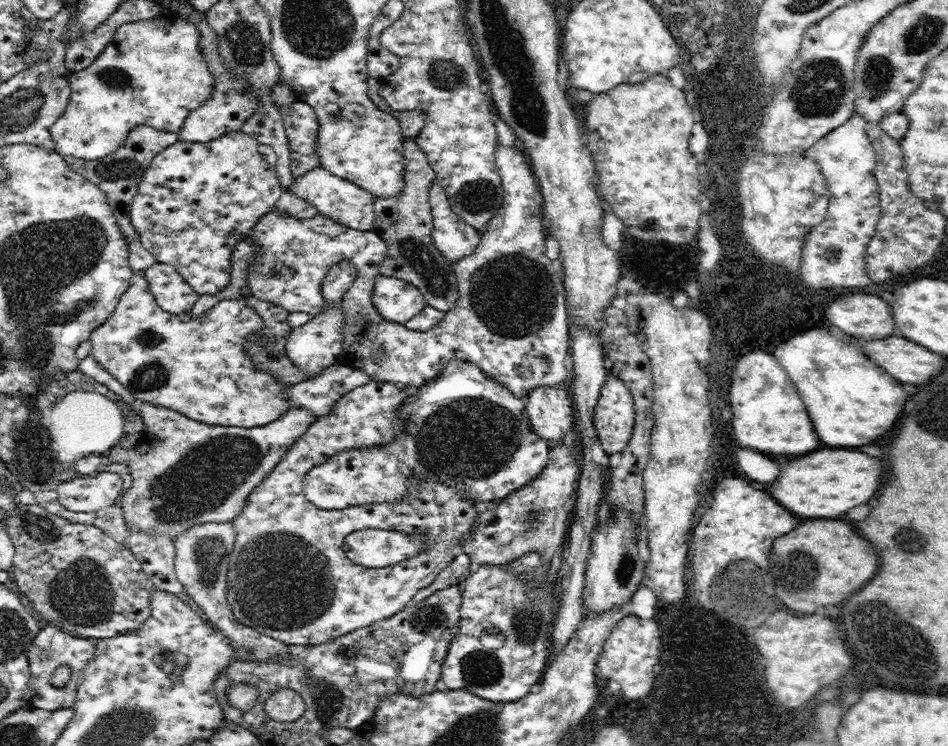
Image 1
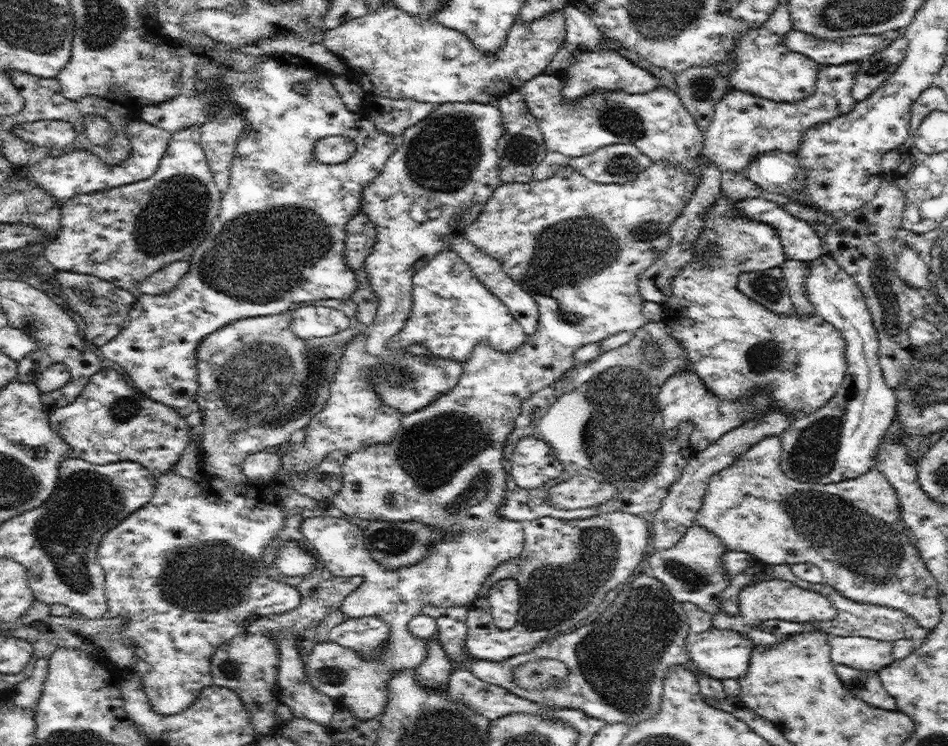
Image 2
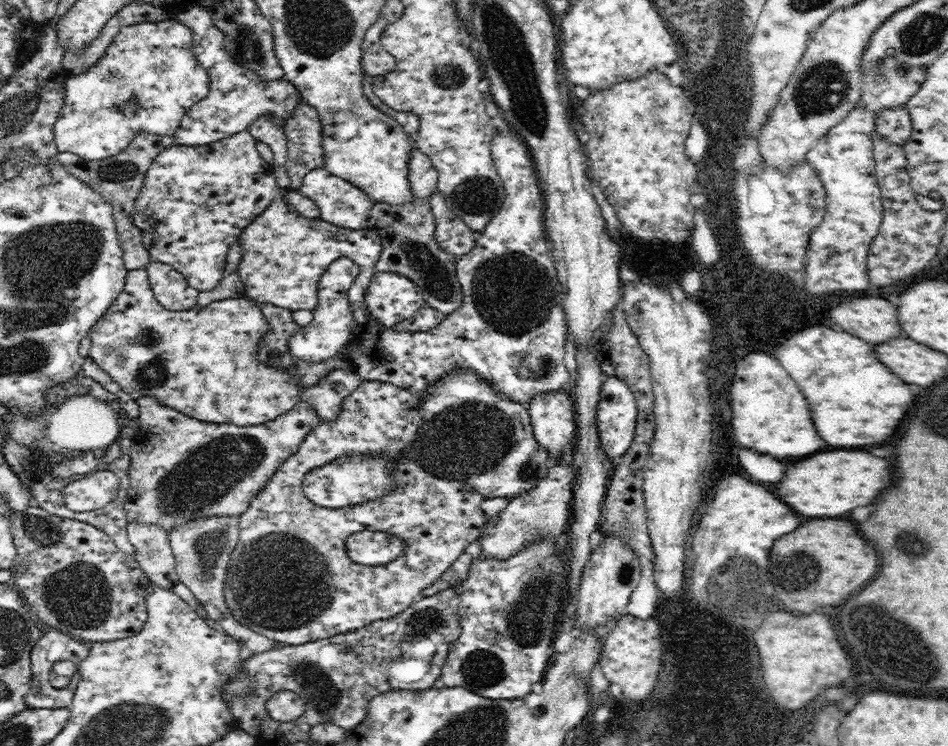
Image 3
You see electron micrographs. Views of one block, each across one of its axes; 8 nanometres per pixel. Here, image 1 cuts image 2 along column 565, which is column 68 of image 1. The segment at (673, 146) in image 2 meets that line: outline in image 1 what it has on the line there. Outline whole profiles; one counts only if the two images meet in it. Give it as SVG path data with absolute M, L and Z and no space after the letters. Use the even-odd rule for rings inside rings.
M166 12L160 18L122 24L112 36L112 42L98 56L98 60L94 60L86 70L68 76L72 98L66 112L50 130L54 150L64 154L64 158L70 156L78 160L100 160L110 152L118 152L130 130L134 130L138 124L178 134L190 114L212 100L216 90L214 76L204 60L204 50L200 44L200 28L178 14Z

